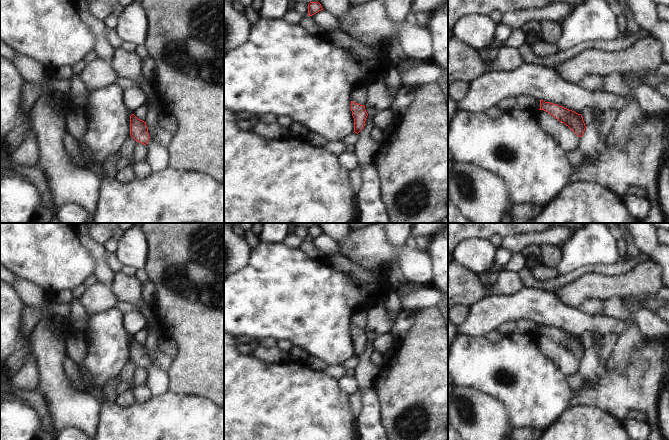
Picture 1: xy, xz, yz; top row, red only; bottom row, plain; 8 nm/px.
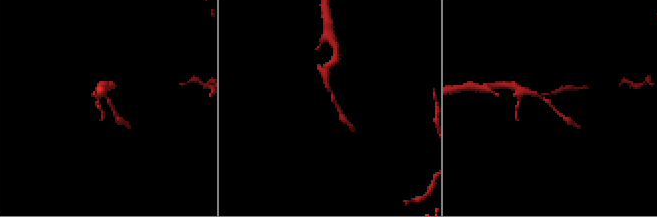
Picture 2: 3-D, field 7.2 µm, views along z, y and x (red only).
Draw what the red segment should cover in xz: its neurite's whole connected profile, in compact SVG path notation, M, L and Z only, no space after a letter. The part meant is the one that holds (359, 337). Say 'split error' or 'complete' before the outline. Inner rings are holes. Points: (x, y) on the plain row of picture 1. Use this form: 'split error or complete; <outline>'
complete; M351 325L351 335L354 342L354 356L359 357L365 350L365 345L368 340L365 330Z

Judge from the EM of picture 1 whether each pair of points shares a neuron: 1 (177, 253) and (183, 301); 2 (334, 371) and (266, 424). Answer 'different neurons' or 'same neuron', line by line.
1: same neuron
2: different neurons

